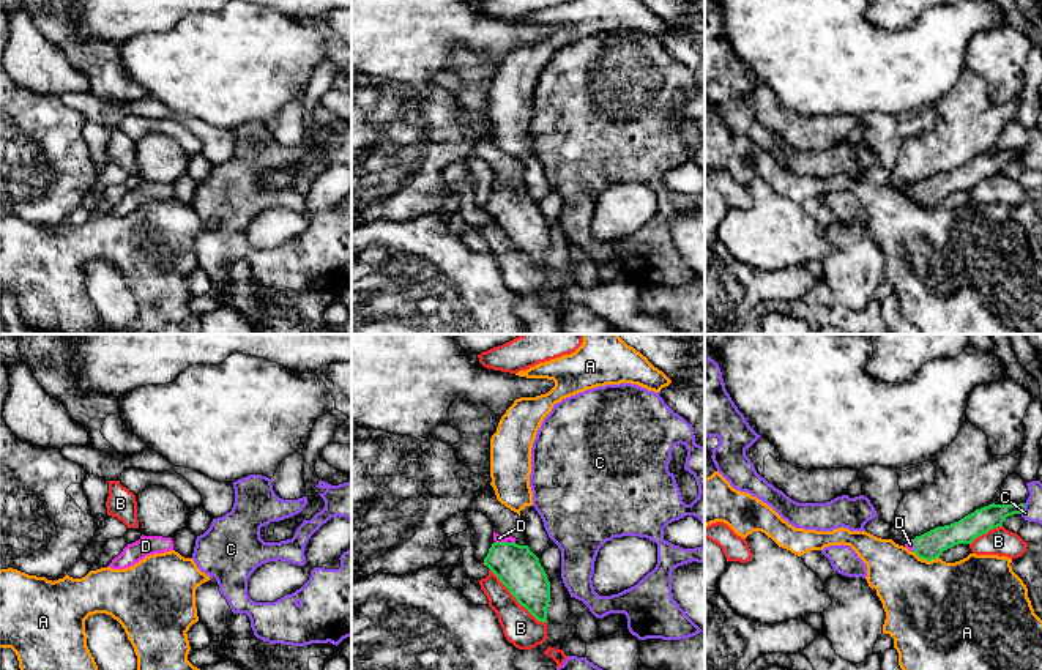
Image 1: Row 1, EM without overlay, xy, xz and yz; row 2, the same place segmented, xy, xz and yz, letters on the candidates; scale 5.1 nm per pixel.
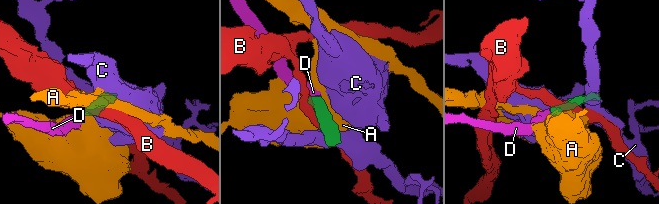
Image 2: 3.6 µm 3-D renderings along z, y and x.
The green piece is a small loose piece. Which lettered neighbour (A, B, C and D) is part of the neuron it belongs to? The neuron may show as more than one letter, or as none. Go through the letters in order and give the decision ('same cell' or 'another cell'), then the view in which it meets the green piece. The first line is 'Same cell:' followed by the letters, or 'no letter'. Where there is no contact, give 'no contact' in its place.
Same cell: D
A: another cell | yz
B: another cell | xz
C: another cell | yz
D: same cell | xz

